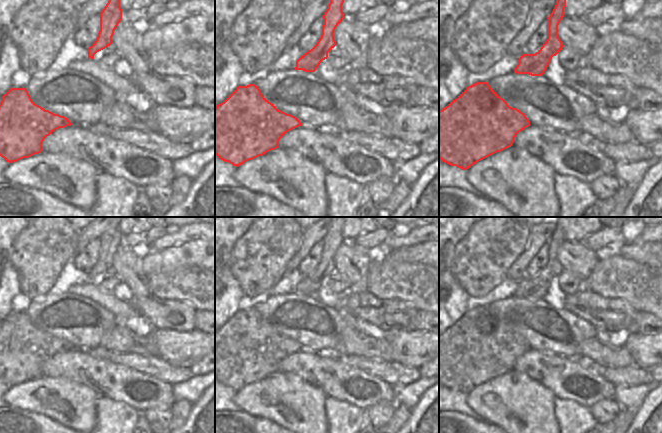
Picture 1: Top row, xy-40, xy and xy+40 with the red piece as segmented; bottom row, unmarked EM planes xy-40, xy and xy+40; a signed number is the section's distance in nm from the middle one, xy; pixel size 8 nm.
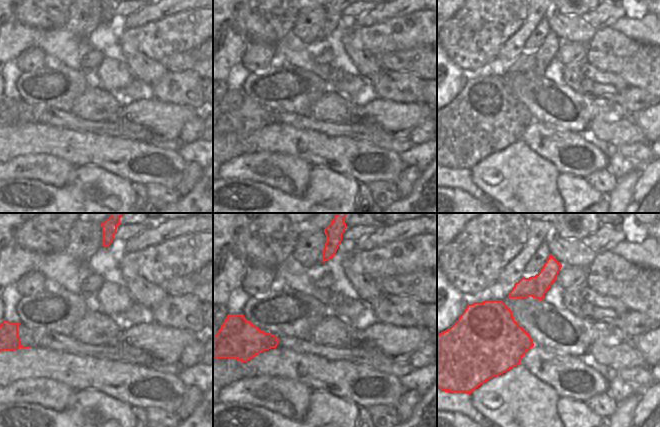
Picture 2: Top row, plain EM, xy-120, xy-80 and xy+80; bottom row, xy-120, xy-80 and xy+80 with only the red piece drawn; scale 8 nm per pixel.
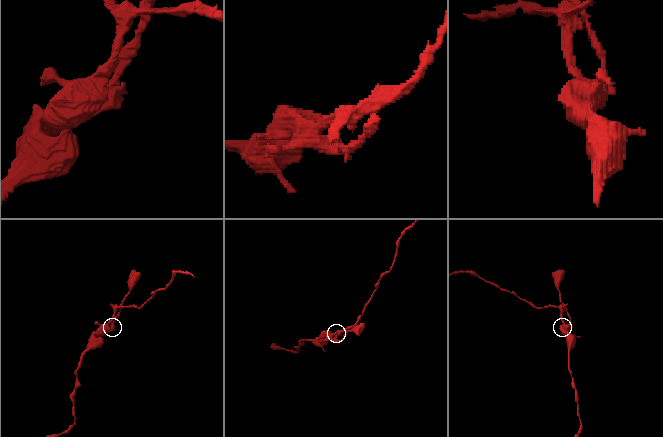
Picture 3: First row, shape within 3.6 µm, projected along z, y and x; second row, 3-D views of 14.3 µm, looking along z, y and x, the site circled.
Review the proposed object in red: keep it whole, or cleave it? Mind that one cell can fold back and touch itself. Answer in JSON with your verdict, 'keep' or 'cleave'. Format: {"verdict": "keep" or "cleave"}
{"verdict": "cleave"}

